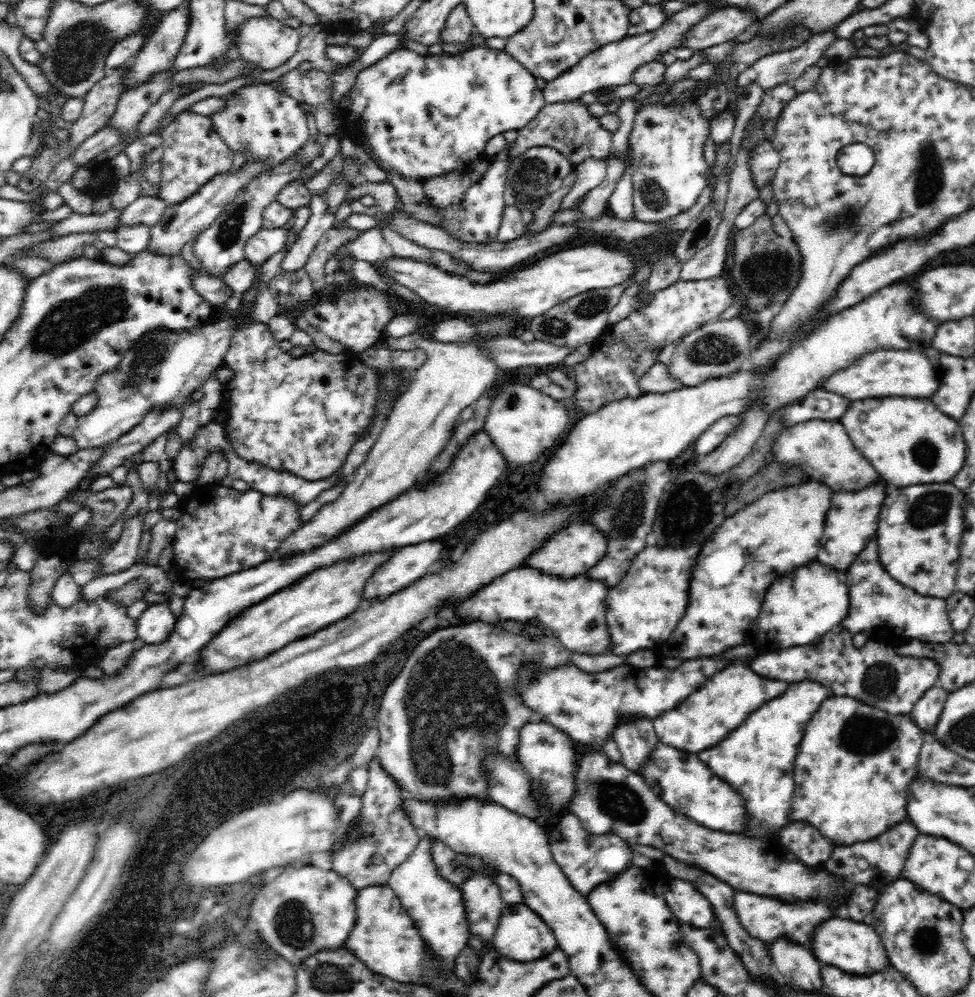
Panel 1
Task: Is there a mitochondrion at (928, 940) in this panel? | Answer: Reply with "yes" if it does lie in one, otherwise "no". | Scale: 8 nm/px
yes

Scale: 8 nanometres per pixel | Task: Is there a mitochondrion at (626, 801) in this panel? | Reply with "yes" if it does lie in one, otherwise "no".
yes

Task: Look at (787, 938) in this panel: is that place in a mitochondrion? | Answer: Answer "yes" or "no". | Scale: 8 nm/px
no

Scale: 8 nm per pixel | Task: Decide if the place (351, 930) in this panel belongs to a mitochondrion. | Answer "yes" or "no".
no

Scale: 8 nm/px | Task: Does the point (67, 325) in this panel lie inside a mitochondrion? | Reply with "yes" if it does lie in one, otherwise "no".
yes

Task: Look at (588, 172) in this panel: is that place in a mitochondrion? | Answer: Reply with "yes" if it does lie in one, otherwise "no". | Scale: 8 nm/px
no

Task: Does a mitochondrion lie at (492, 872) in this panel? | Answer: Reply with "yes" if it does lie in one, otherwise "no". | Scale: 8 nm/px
no

